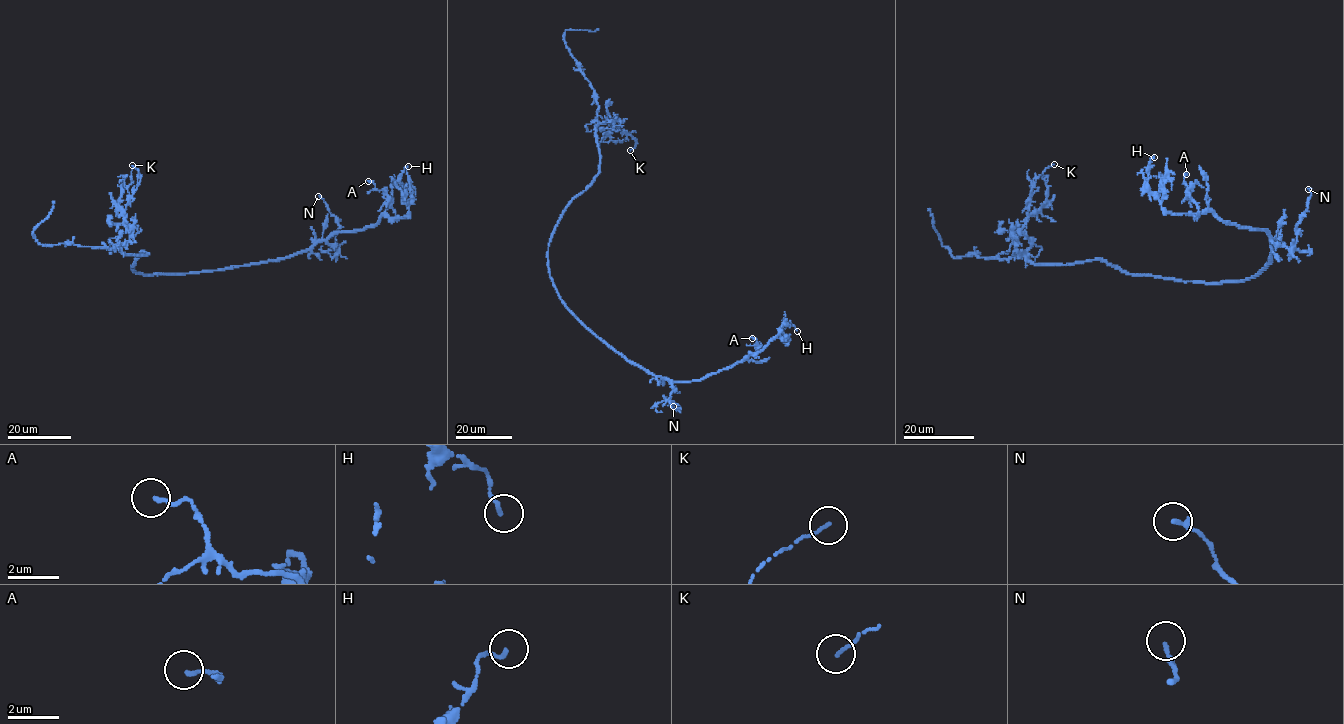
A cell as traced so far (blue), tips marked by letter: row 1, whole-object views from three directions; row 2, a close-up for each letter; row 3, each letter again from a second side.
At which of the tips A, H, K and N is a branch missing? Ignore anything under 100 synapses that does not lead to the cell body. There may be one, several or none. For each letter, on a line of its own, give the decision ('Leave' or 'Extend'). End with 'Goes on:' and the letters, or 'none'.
A: Leave
H: Leave
K: Leave
N: Leave
Goes on: none

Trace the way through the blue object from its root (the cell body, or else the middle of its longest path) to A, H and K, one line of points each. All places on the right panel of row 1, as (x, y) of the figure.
A: (1227, 282), (1265, 267), (1269, 235), (1209, 210), (1196, 214), (1186, 174)
H: (1227, 282), (1265, 267), (1269, 235), (1209, 210), (1169, 213), (1144, 186), (1154, 157)
K: (1227, 282), (1129, 274), (1100, 259), (1031, 263), (1017, 250), (1016, 238), (1027, 220), (1035, 180), (1054, 164)

